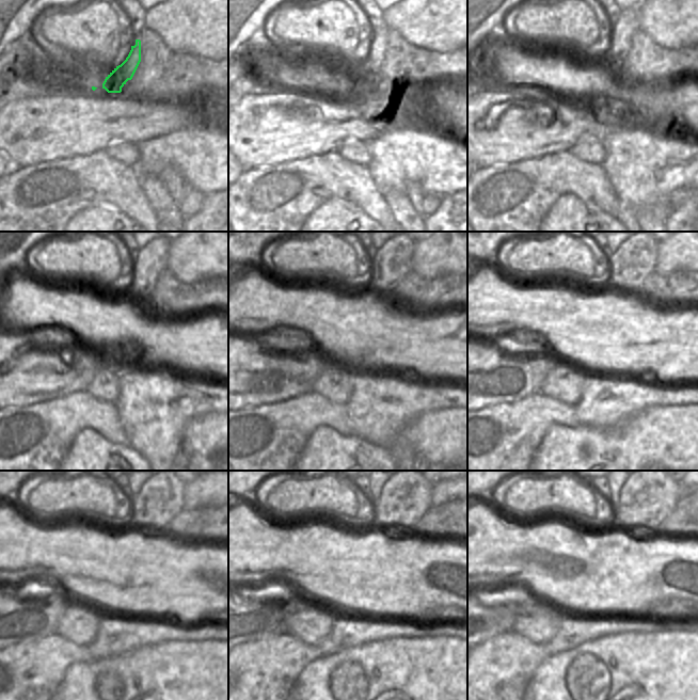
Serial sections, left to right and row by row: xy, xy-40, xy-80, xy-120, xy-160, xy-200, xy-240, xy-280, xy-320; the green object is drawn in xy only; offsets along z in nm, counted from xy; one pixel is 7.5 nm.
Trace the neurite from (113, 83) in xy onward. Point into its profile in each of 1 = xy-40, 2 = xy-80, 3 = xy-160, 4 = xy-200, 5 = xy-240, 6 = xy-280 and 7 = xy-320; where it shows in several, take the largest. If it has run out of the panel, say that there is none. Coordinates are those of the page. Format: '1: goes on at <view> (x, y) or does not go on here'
1: goes on at xy-40 (371, 65)
2: goes on at xy-80 (629, 22)
3: goes on at xy-160 (393, 260)
4: goes on at xy-200 (634, 260)
5: goes on at xy-240 (160, 498)
6: goes on at xy-280 (406, 496)
7: goes on at xy-320 (649, 495)

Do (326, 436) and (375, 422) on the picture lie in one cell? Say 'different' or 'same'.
different

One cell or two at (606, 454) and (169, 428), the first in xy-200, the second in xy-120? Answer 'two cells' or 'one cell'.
two cells

